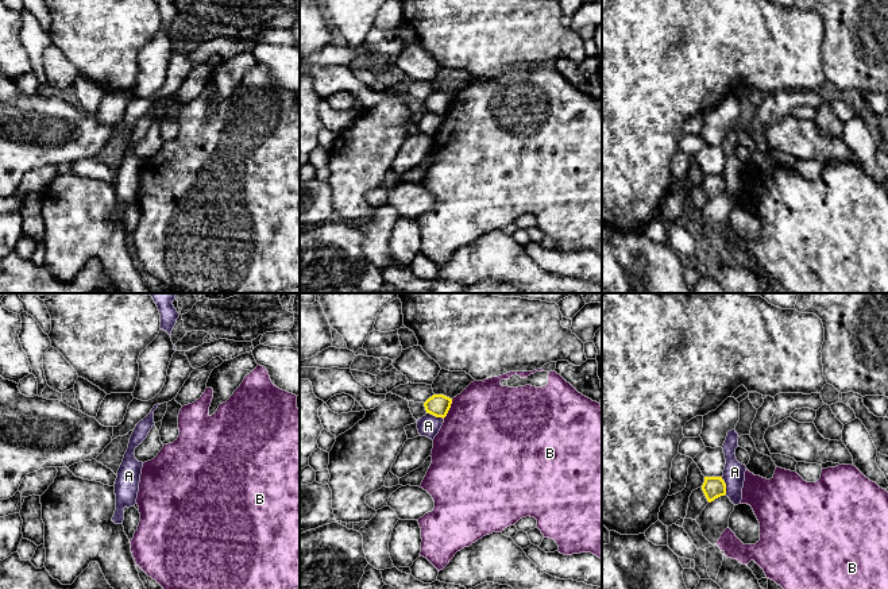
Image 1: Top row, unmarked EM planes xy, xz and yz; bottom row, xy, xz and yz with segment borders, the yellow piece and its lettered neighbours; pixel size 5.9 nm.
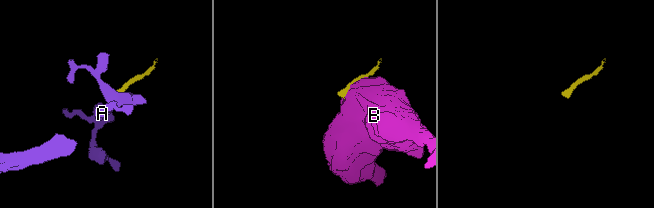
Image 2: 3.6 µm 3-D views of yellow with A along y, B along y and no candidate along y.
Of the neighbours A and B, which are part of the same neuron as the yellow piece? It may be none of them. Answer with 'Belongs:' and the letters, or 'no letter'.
Belongs: no letter

